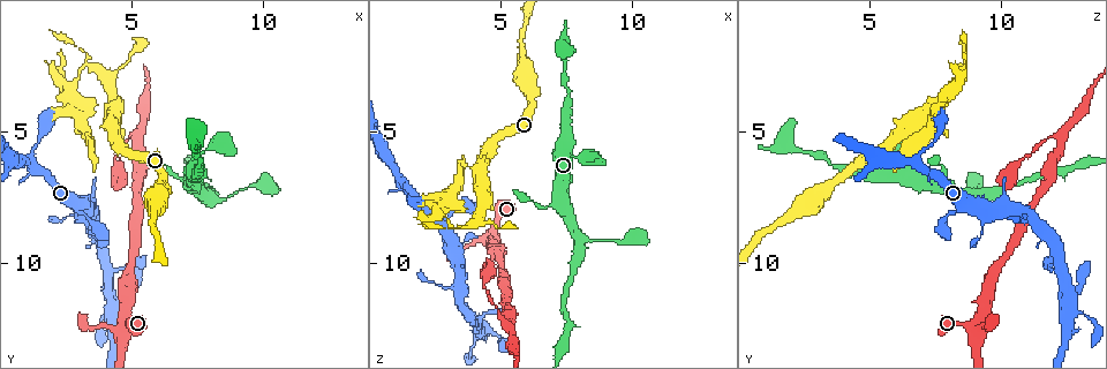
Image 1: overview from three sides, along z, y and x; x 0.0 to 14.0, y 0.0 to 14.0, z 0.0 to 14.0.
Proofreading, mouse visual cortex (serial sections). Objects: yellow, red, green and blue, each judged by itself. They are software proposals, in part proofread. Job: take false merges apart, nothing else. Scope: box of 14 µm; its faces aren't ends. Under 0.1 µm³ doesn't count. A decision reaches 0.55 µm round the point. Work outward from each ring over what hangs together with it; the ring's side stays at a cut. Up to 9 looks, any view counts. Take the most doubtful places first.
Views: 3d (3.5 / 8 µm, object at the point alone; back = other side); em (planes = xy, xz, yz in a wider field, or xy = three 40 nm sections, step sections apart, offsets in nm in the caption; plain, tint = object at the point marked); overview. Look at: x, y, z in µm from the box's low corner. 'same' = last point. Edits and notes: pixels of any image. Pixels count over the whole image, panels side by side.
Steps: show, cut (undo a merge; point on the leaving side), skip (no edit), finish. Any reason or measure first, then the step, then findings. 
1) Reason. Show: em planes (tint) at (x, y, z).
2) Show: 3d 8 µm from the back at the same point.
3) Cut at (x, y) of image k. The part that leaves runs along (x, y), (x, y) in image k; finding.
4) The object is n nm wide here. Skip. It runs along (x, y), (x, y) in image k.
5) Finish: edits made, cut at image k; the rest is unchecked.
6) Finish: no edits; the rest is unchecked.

Abrupt turn. Show: 3d 3.5 µm at (3.4, 2.7, 8.6).

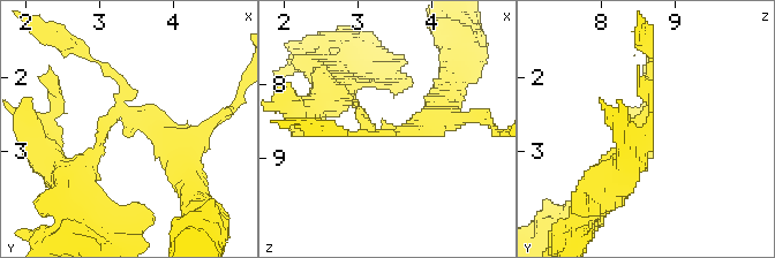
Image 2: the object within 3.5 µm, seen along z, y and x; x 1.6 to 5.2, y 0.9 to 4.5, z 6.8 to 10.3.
Now the EM. Show: em planes (plain) at (3.40, 2.65, 8.60).

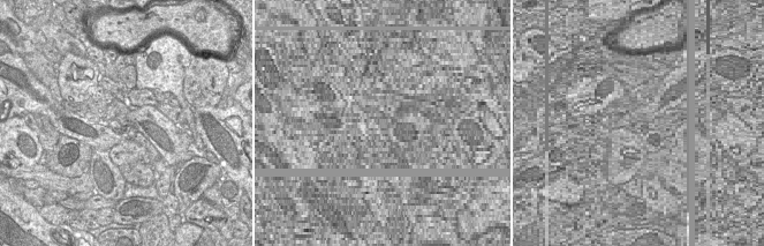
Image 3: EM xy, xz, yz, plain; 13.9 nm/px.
Show: em planes (tint) at the same point.

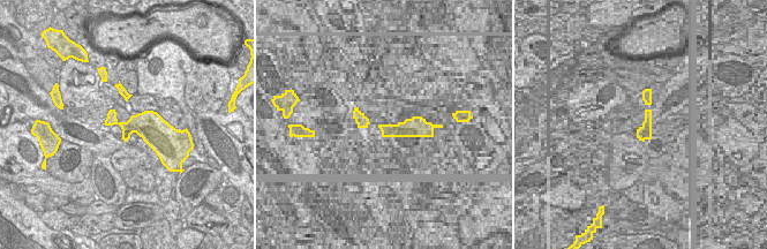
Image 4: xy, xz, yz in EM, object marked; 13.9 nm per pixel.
The object is 320 nm wide here. Cut at (353, 101) of image 2. The part that leaves runs along (375, 130), (358, 106), (332, 95), (340, 83) in image 2; two cells meet here.

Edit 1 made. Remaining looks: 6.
Arms part here. Show: 3d 3.5 µm at (8.3, 7.6, 9.2).

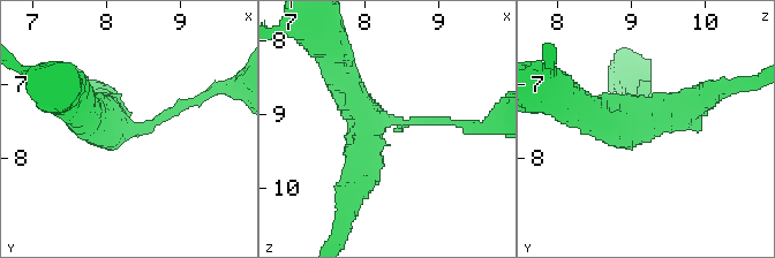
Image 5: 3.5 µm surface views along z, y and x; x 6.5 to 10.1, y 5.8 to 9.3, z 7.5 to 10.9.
3 arms meet here; the arms are 150, 400, 400 nm wide; shape alone is not enough. Show: em xy step 2 (tint) at (8.20, 7.55, 9.10).

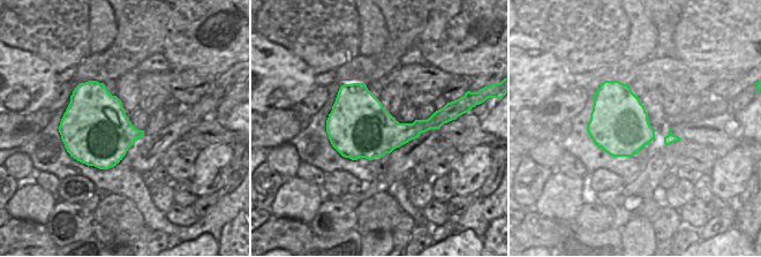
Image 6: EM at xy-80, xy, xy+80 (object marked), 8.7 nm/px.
Skip. It runs along (332, 59), (365, 115), (354, 189) in image 5; all the same cell.

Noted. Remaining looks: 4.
Sharp bend. Show: 3d 8 µm at (4.4, 11.6, 12.6).

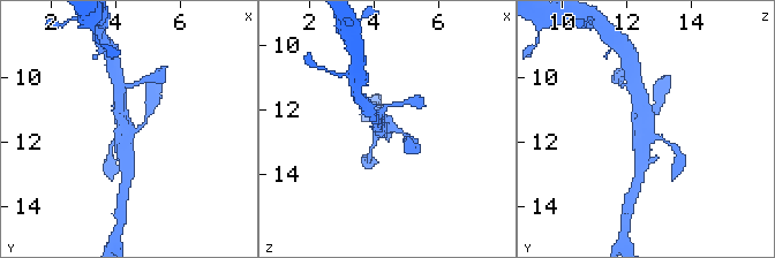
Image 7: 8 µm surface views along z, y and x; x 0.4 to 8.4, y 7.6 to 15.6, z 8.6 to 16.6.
Show: 3d 3.5 µm at (4.4, 11.7, 12.6).

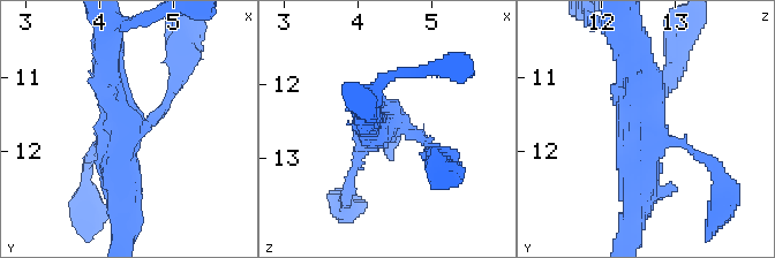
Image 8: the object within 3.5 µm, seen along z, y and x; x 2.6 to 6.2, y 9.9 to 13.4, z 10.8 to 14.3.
Show: em xy step 2 (tint) at (4.30, 11.65, 12.60).

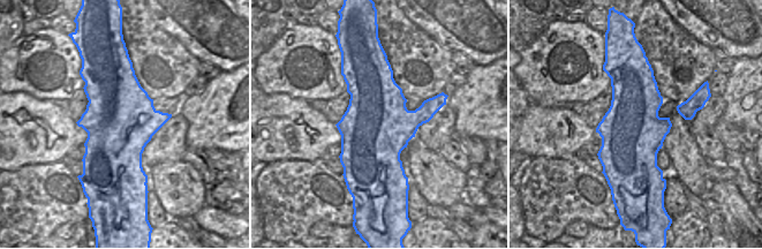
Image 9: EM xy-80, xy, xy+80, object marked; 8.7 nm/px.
Skip. One cell here.

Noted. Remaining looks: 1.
Finish: edits made, cut at image 2; the rest is unchecked.

